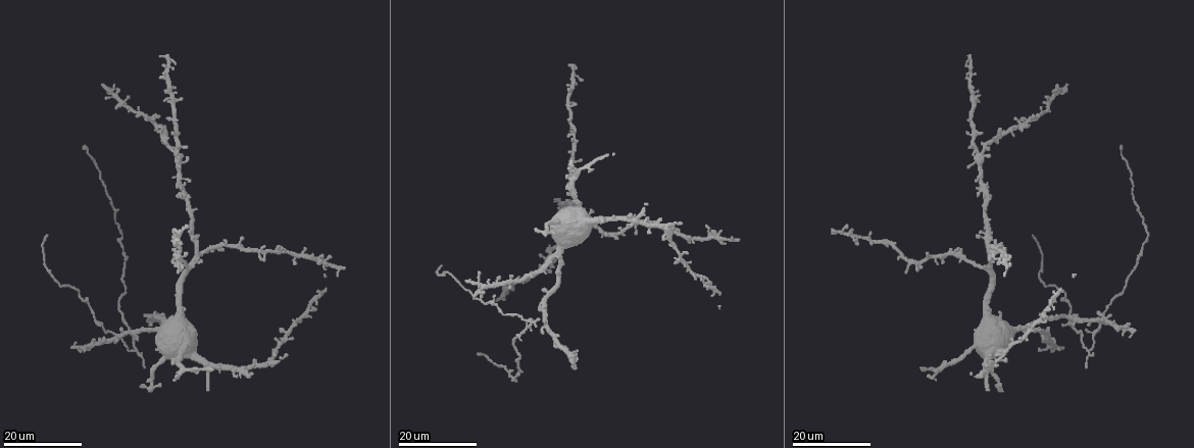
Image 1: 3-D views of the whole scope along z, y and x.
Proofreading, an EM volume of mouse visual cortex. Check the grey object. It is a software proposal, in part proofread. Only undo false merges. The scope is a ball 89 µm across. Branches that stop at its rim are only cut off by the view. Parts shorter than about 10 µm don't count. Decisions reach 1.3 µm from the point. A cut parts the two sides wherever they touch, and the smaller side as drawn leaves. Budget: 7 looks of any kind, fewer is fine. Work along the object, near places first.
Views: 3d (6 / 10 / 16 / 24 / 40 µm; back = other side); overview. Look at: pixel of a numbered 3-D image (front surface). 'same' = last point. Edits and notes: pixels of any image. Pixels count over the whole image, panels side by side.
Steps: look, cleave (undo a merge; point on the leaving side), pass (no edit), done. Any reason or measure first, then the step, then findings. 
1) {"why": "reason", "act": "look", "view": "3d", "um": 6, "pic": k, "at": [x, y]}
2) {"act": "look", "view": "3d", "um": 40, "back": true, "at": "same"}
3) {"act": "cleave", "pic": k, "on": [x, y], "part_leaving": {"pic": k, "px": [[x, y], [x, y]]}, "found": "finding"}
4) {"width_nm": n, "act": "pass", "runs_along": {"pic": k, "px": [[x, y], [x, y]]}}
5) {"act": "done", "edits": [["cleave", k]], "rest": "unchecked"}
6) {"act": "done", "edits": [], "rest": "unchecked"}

{"why": "small branch off a trunk", "act": "look", "view": "3d", "um": 24, "pic": 1, "at": [477, 300]}

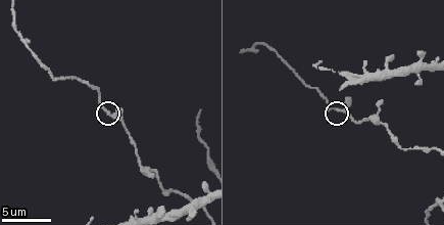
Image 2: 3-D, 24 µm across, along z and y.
{"why": "zoom in", "act": "look", "view": "3d", "um": 6, "pic": 2, "at": [339, 111]}

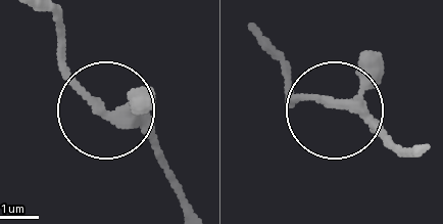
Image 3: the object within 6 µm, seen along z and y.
{"width_nm": 220, "act": "pass", "runs_along": {"pic": 3, "px": [[188, 203], [159, 153], [71, 76], [61, 40]]}, "found": "continuous, no second neuron"}

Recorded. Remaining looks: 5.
{"why": "four arms meet", "act": "look", "view": "3d", "um": 24, "pic": 1, "at": [1023, 329]}

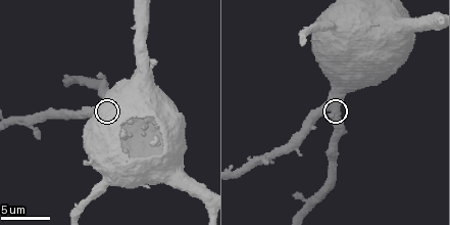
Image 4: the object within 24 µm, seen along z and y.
{"act": "look", "view": "3d", "um": 10, "pic": 4, "at": [329, 109]}

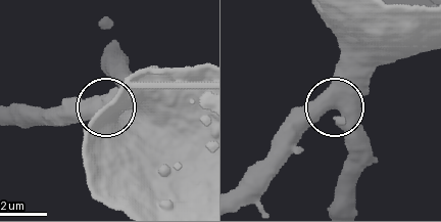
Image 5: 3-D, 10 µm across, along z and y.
{"act": "pass", "found": "all the same neuron"}

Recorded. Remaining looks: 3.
{"why": "thick turns thin", "act": "look", "view": "3d", "um": 24, "pic": 1, "at": [124, 258]}

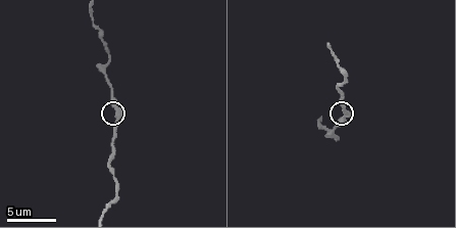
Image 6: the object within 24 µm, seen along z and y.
{"act": "look", "view": "3d", "um": 10, "pic": 6, "at": [118, 118]}

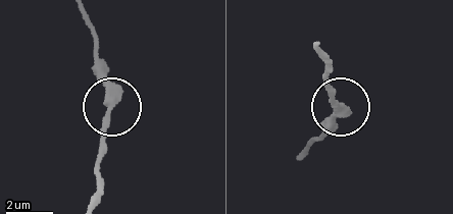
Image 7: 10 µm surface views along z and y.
{"act": "pass", "runs_along": {"pic": 7, "px": [[90, 201], [113, 102], [103, 62]]}, "found": "continuous, no second neuron"}

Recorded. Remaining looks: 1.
{"why": "calibre changes", "act": "look", "view": "3d", "um": 6, "pic": 2, "at": [158, 173]}

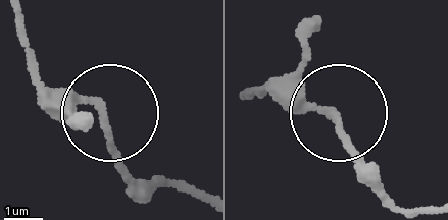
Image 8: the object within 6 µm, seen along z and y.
{"act": "pass", "found": "all the same neuron"}

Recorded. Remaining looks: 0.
{"act": "done", "edits": [], "rest": "unchecked"}

